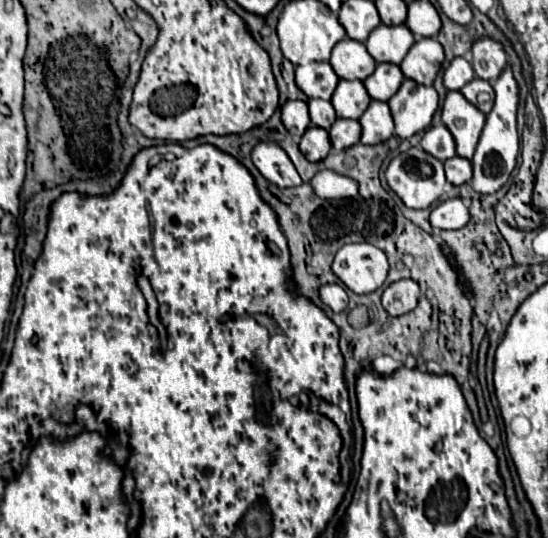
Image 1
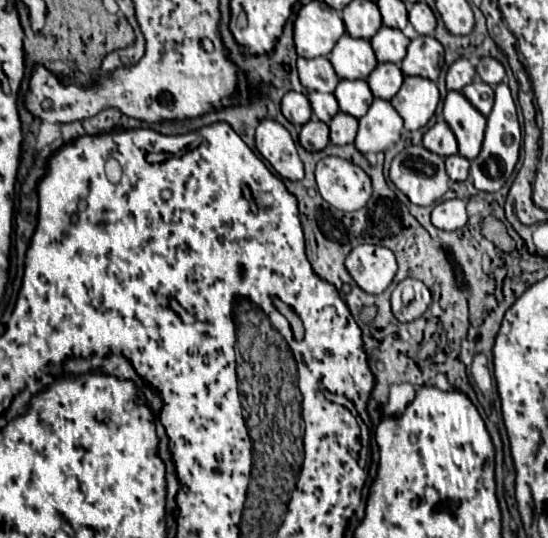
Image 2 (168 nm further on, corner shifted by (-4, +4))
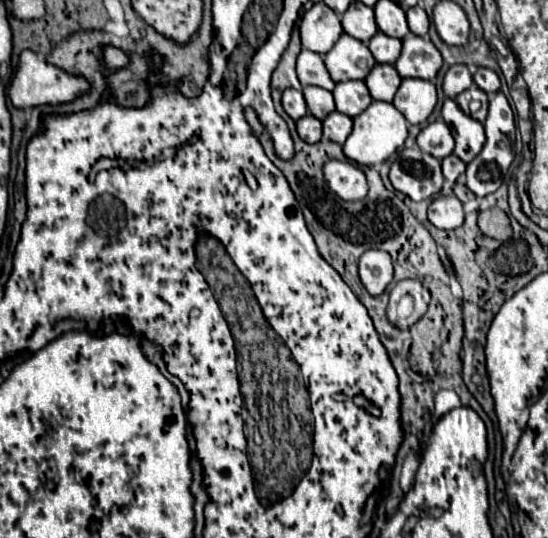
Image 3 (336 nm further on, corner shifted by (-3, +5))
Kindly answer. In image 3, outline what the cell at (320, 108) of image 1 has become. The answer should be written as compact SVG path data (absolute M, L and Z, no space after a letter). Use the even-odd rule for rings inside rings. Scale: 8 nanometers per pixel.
M305 86L305 88L303 88L303 96L305 96L305 102L307 102L309 112L311 112L315 118L319 118L319 120L325 120L325 116L335 110L333 94L327 92L327 90L323 90L323 88Z

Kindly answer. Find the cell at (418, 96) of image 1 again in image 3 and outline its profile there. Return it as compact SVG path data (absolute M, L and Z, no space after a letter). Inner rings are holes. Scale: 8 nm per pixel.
M405 78L401 82L401 88L397 90L393 106L407 118L409 124L423 124L433 112L435 102L437 90L433 82Z

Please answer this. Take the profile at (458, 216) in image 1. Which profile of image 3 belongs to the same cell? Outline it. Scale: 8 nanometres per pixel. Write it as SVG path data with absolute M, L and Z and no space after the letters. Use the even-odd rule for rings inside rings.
M439 196L429 206L429 220L441 230L453 230L463 224L463 206L457 196Z

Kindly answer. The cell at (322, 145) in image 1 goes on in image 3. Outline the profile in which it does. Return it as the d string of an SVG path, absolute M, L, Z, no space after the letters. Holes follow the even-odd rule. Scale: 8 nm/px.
M303 116L301 120L297 120L297 134L307 144L319 142L321 136L323 136L323 132L321 132L321 120L317 120L315 116Z

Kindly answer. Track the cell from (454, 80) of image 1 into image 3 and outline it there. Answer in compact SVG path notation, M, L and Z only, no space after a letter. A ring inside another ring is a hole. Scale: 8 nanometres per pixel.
M455 64L447 70L445 80L443 80L443 92L449 98L455 98L459 92L463 92L471 86L473 86L473 78L471 78L471 72L465 64Z

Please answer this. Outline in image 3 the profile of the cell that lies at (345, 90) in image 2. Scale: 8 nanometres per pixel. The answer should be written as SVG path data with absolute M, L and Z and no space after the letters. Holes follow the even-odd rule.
M363 80L337 82L337 86L333 90L333 96L335 96L337 110L351 116L351 118L361 114L373 100Z

